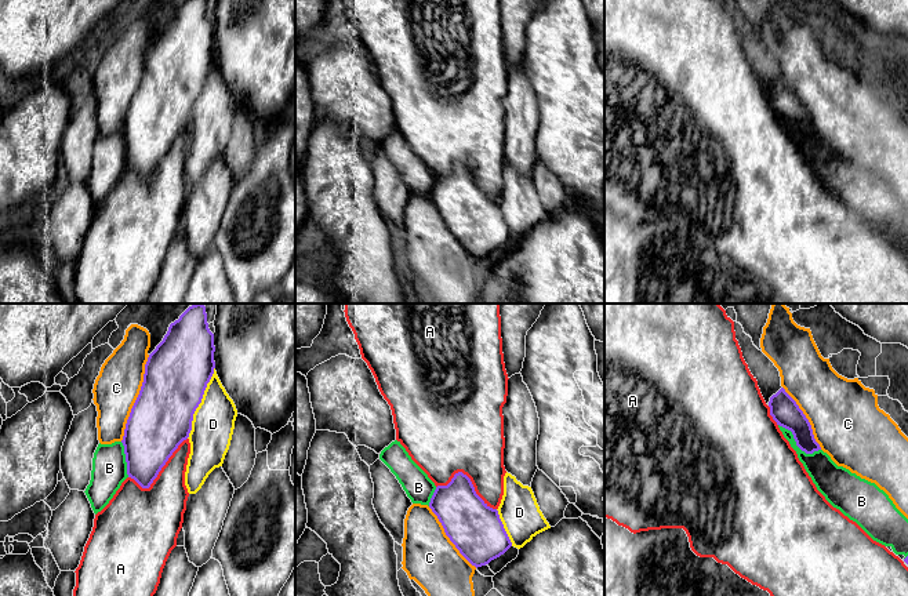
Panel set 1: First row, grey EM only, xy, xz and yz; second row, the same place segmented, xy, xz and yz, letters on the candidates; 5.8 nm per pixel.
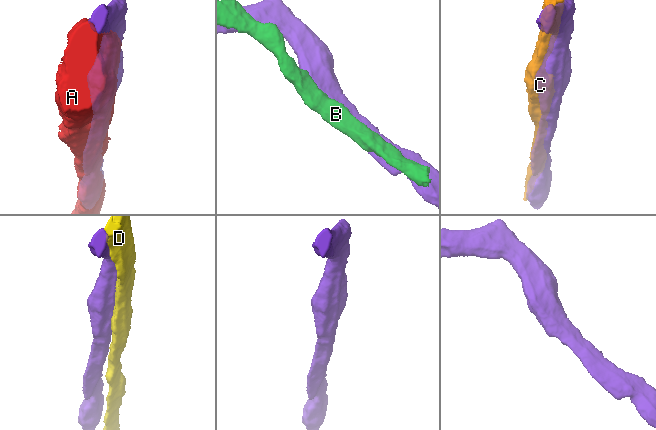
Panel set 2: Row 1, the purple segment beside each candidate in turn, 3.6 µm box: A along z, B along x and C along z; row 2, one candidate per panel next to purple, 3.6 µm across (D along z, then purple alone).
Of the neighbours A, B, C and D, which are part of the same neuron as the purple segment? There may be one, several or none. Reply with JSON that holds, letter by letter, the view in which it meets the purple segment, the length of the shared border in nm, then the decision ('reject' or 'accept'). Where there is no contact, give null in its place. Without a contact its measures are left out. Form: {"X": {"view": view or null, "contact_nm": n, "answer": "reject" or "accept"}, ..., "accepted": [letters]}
{"A": {"view": "xz", "contact_nm": 380, "answer": "reject"}, "B": {"view": "yz", "contact_nm": 300, "answer": "reject"}, "C": {"view": "xy", "contact_nm": 550, "answer": "reject"}, "D": {"view": "xy", "contact_nm": 440, "answer": "reject"}, "accepted": []}

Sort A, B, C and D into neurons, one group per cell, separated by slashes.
A / B / C / D

